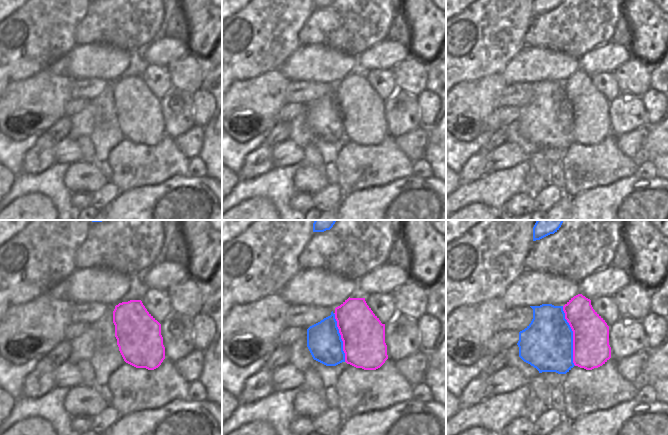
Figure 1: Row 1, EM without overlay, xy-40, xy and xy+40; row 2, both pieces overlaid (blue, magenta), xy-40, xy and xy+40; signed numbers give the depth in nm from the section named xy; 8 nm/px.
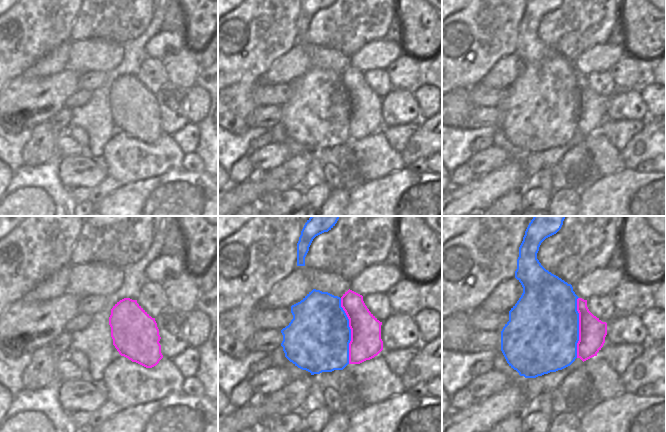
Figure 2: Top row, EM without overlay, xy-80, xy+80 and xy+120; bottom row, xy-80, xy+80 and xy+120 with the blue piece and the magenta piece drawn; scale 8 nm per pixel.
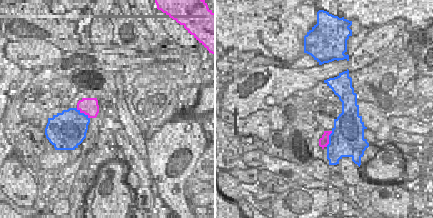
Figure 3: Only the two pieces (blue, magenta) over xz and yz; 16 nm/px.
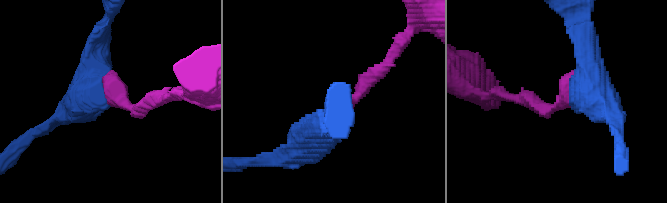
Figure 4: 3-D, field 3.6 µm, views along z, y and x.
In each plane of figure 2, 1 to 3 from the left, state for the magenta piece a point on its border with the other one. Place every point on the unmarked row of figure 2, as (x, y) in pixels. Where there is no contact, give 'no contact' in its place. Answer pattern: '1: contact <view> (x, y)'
1: no contact
2: contact xy+80 (350, 107)
3: contact xy+120 (578, 103)

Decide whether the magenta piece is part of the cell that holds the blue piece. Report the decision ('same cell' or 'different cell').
different cell

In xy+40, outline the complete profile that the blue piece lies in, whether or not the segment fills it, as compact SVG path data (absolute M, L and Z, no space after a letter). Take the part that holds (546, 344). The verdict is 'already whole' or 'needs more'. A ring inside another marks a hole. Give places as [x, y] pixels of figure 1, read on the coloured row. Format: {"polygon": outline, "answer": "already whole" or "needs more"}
{"polygon": "M542 304L530 306L533 309L531 323L519 332L519 357L536 368L539 373L556 372L566 374L575 365L573 363L573 331L565 319L563 306Z", "answer": "already whole"}

